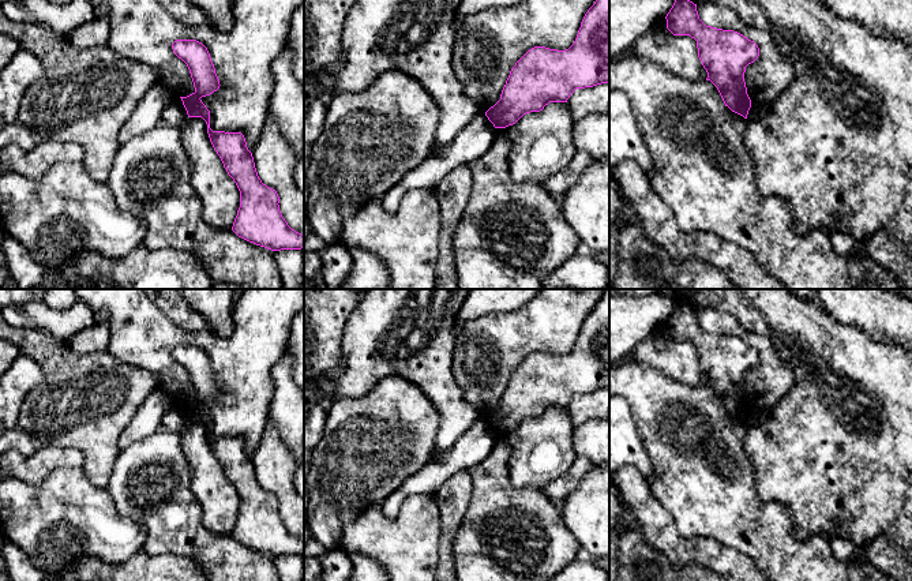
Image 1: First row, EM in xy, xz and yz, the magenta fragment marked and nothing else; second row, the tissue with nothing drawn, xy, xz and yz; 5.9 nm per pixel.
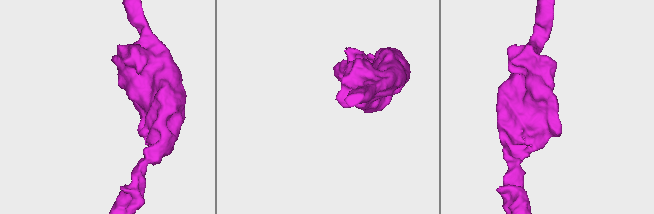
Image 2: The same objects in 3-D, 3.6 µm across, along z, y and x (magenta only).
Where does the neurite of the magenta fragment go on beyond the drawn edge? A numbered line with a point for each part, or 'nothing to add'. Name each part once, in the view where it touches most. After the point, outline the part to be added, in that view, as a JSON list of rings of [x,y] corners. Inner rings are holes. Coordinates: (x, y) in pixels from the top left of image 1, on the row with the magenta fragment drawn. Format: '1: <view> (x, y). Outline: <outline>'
nothing to add

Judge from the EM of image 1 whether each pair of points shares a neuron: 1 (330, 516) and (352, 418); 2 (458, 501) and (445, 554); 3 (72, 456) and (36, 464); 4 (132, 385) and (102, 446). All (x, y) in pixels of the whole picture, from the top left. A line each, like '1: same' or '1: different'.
1: same
2: same
3: same
4: same

